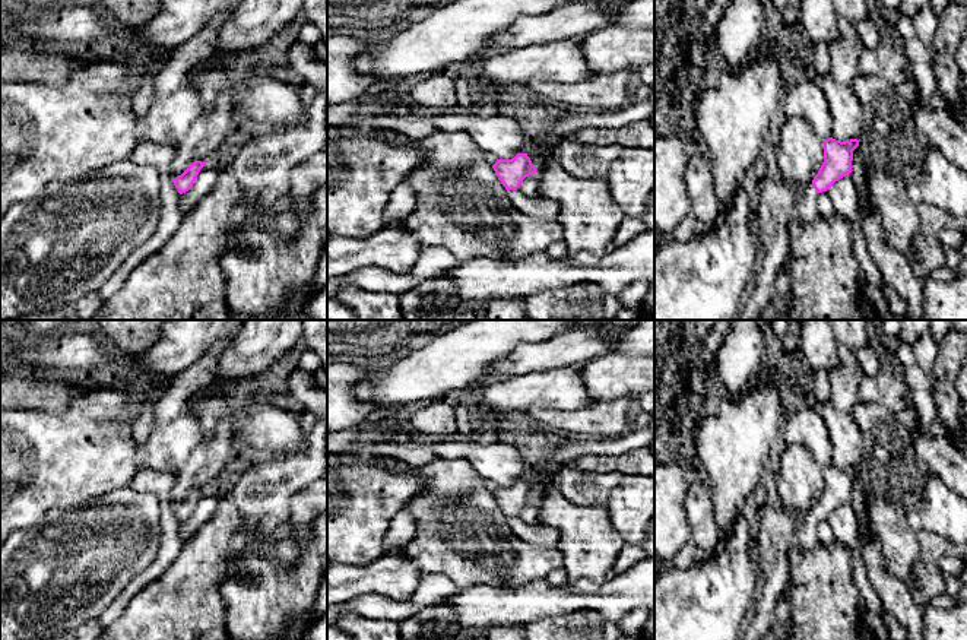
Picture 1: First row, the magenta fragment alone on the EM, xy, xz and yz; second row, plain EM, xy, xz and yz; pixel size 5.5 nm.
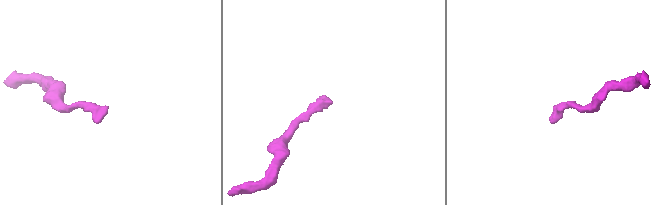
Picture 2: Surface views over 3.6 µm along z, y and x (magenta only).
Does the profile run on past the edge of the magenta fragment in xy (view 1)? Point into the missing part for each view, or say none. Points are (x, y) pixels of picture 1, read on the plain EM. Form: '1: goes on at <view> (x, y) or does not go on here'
1: does not go on here

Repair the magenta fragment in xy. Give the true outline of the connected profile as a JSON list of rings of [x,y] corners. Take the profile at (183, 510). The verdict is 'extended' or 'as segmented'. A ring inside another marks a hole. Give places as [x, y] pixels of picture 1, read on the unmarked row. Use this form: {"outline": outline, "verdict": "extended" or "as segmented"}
{"outline": [[[194,488],[181,503],[172,506],[172,510],[180,522],[188,519],[193,514],[200,497],[205,492],[206,489]]], "verdict": "as segmented"}

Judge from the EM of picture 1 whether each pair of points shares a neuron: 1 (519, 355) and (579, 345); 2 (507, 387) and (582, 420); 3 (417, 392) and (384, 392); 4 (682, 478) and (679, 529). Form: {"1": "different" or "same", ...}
{"1": "same", "2": "different", "3": "same", "4": "same"}

